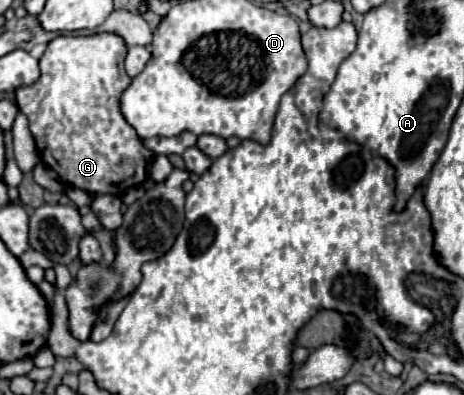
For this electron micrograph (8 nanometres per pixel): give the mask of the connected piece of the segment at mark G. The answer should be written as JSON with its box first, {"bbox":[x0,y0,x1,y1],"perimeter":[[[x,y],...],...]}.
{"bbox":[16,32,154,196],"perimeter":[[[112,32],[94,36],[58,36],[48,44],[44,56],[40,58],[40,78],[32,86],[16,90],[18,108],[30,122],[42,162],[50,166],[66,184],[86,190],[90,196],[122,196],[128,188],[144,184],[148,178],[148,162],[154,156],[142,146],[134,128],[120,114],[120,96],[130,86],[130,76],[124,72],[124,56],[126,44]]]}

